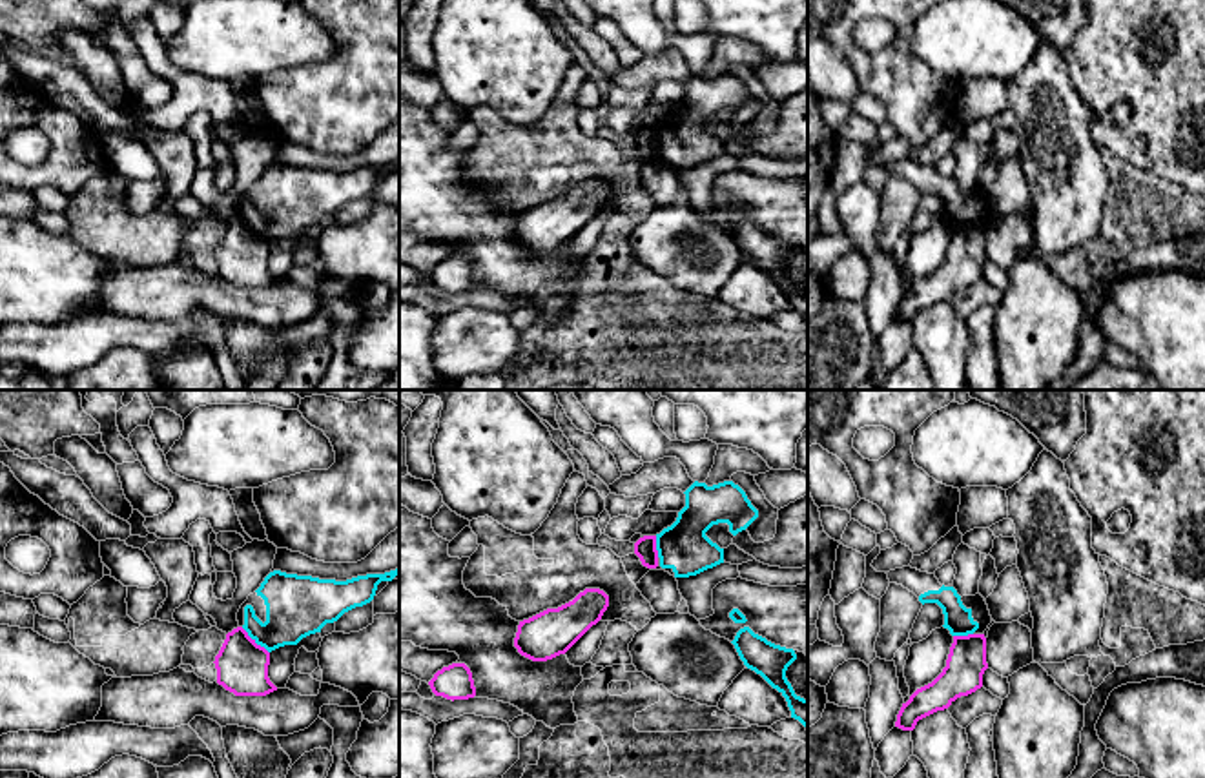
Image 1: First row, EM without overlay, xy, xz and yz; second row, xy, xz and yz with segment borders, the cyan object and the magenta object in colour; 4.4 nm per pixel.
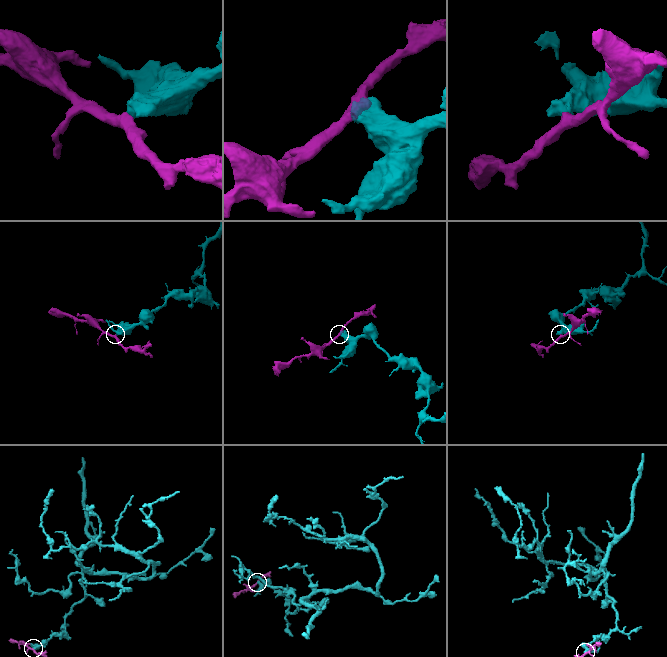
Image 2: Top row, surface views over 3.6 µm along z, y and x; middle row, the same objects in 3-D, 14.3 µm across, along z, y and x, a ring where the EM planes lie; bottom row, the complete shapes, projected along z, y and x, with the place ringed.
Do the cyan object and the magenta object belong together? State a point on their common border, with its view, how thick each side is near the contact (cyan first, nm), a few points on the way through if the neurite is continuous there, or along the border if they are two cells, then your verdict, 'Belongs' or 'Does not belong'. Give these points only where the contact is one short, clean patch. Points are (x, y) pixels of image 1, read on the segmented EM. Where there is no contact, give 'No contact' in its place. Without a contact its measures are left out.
Touches cyan at xy (256, 642). Thickness 280 nm (cyan) against 220 nm. Boundary: xy (241, 627), (268, 653). Does not belong

